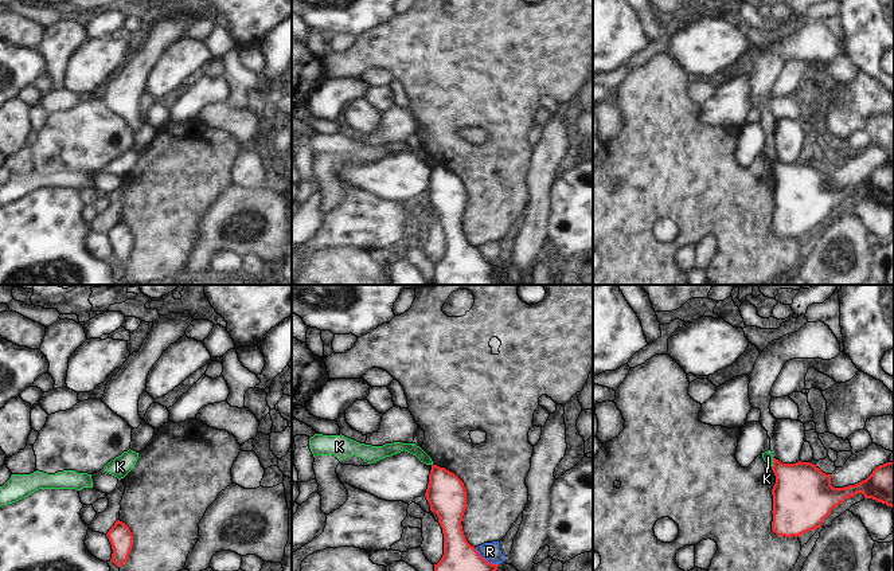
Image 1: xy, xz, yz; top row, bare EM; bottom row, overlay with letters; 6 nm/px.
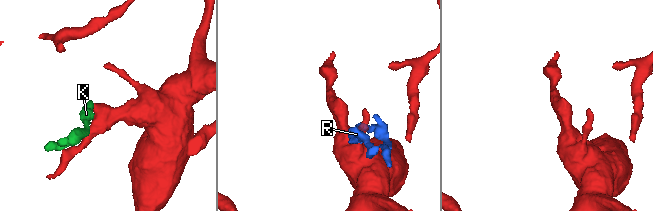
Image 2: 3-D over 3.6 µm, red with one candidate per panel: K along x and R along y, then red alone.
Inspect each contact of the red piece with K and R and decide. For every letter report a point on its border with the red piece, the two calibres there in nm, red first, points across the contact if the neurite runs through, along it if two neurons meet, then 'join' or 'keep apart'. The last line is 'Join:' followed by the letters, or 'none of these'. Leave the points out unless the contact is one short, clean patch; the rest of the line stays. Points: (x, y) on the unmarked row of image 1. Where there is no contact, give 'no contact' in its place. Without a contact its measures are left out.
K: meets red in yz at (773, 161); 340 nm thick on the red side, 60 nm on the other; border along yz (775, 157), (772, 165); keep apart
R: meets red in xz at (484, 258); 380 nm thick on the red side, 110 nm on the other; keep apart
Join: none of these

